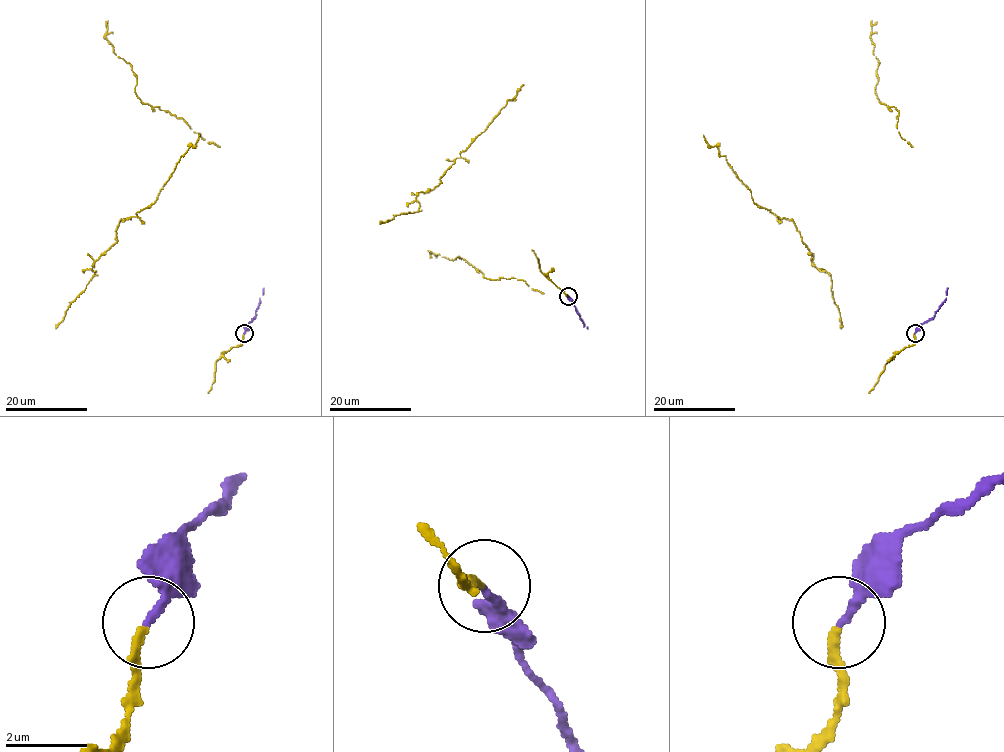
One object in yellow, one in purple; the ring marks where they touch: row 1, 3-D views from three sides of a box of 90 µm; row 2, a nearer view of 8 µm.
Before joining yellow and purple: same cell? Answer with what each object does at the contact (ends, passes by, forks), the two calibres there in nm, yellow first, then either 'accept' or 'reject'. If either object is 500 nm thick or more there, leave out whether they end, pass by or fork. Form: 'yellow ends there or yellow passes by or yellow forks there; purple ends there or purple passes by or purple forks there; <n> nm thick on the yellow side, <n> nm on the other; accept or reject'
yellow ends there; purple ends there; 190 nm thick on the yellow side, 180 nm on the other; accept

